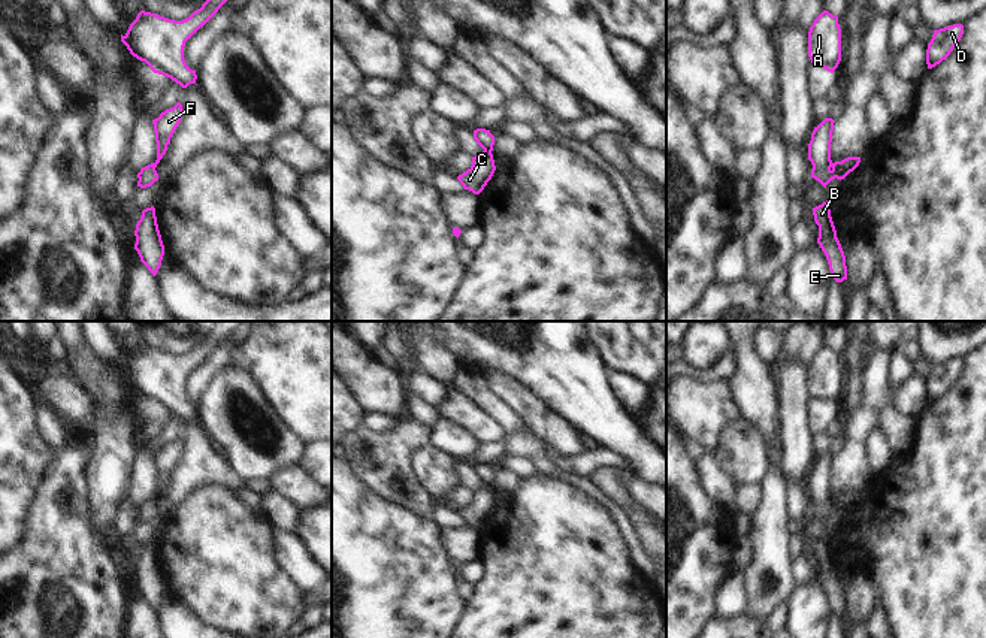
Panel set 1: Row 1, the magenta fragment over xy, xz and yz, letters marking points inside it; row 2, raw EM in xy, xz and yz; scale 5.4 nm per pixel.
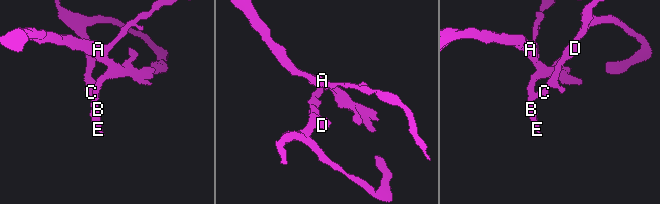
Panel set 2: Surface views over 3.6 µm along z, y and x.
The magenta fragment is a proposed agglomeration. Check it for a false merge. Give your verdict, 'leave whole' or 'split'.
leave whole

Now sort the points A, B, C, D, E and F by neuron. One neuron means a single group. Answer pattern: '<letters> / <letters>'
A B C D E F

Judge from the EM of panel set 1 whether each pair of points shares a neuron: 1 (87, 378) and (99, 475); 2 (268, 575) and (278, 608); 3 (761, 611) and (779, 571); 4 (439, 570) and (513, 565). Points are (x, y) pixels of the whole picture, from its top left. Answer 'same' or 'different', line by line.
1: same
2: same
3: same
4: different

